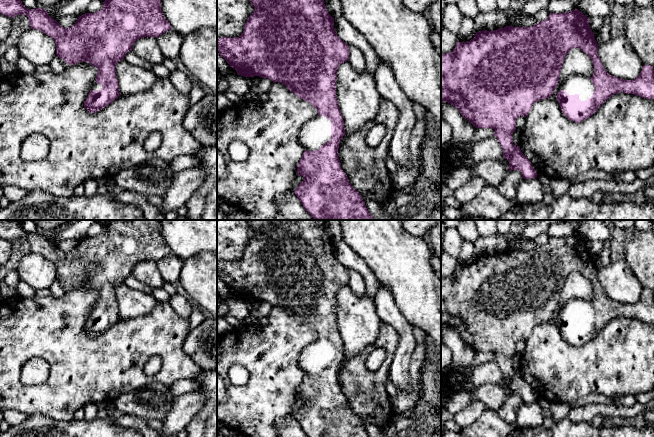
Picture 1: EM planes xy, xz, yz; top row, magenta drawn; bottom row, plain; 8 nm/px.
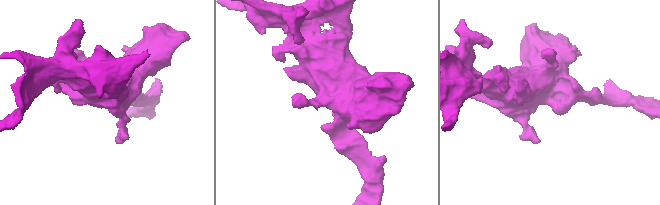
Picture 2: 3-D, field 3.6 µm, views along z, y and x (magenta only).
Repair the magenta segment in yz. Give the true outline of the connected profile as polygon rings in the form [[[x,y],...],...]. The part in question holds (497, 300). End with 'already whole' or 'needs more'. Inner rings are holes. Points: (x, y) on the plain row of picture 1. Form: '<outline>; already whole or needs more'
[[[578,233],[565,237],[550,237],[546,244],[531,251],[509,249],[494,255],[476,256],[470,265],[457,265],[452,276],[441,278],[441,326],[448,326],[455,330],[475,352],[494,353],[494,360],[503,373],[503,382],[509,386],[509,395],[518,394],[524,403],[533,403],[537,401],[537,396],[521,376],[520,370],[513,368],[512,358],[516,354],[516,343],[519,340],[526,341],[535,326],[552,320],[559,306],[565,280],[571,273],[579,272],[589,280],[593,286],[594,297],[590,302],[579,298],[570,299],[562,306],[556,323],[562,337],[568,343],[576,347],[582,346],[592,340],[608,322],[620,316],[654,324],[653,290],[644,289],[639,300],[634,304],[614,301],[602,289],[597,277],[598,270],[589,250],[589,242]]]; needs more

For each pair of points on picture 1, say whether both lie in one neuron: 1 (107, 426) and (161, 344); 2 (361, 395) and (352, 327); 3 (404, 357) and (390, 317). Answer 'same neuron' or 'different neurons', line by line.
1: different neurons
2: different neurons
3: same neuron

